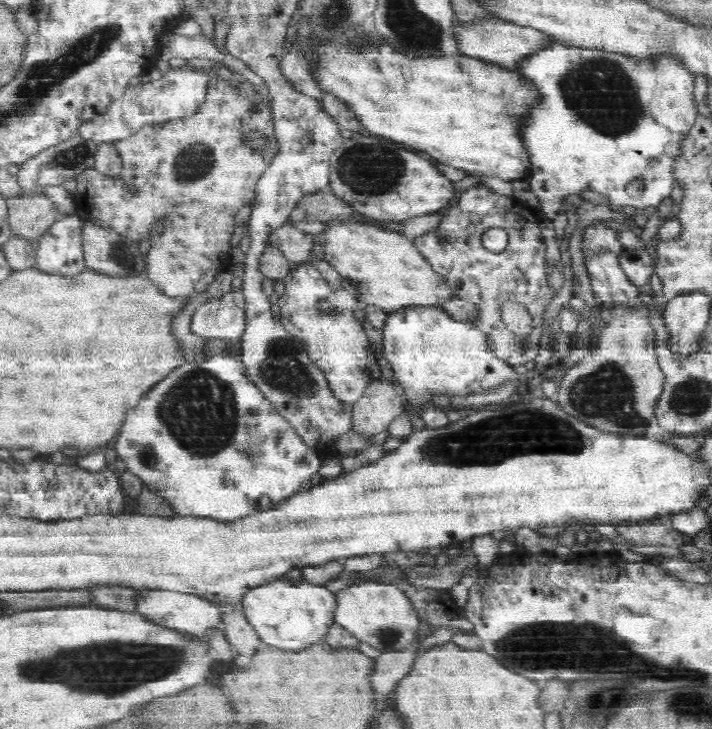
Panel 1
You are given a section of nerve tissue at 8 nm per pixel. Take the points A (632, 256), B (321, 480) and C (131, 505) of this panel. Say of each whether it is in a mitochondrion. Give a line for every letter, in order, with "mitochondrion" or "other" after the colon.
A: other
B: other
C: other

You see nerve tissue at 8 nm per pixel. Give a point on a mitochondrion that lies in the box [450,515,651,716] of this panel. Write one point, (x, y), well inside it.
(580, 629)

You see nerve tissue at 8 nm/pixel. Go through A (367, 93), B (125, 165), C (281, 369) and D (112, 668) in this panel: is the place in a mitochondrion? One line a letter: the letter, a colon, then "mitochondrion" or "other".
A: other
B: other
C: mitochondrion
D: mitochondrion

